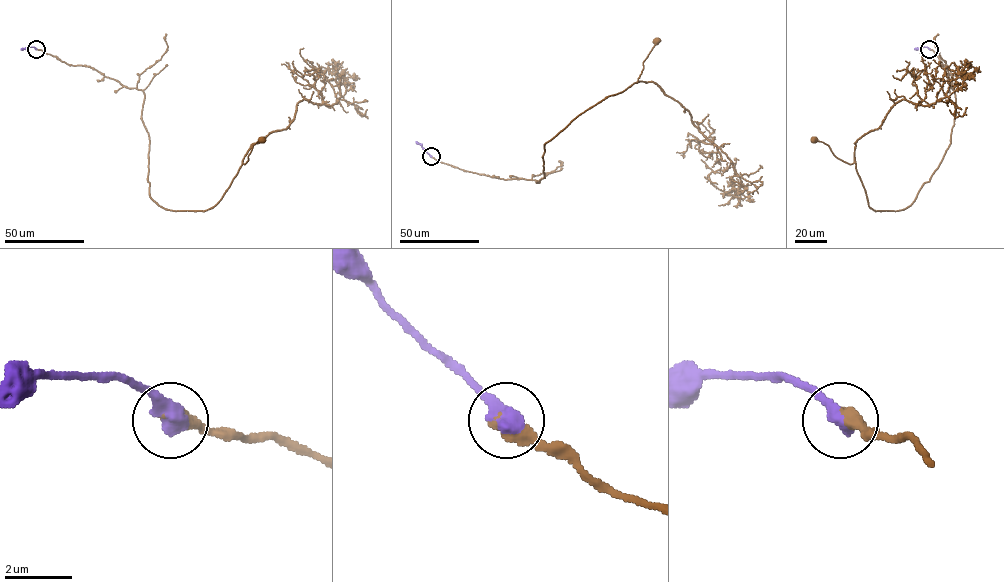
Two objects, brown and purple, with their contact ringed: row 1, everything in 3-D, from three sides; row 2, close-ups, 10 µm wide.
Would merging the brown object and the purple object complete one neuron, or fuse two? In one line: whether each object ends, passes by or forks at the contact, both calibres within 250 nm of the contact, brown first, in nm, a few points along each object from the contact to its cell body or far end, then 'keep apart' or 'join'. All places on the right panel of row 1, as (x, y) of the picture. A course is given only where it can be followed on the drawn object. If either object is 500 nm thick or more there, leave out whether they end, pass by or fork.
480 nm thick on the brown side, 550 nm on the other; brown runs (929, 48), (950, 69), (955, 118), (938, 168), (909, 206), (871, 208), (855, 162), (838, 159), (814, 138); purple runs (929, 49), (914, 49); join

